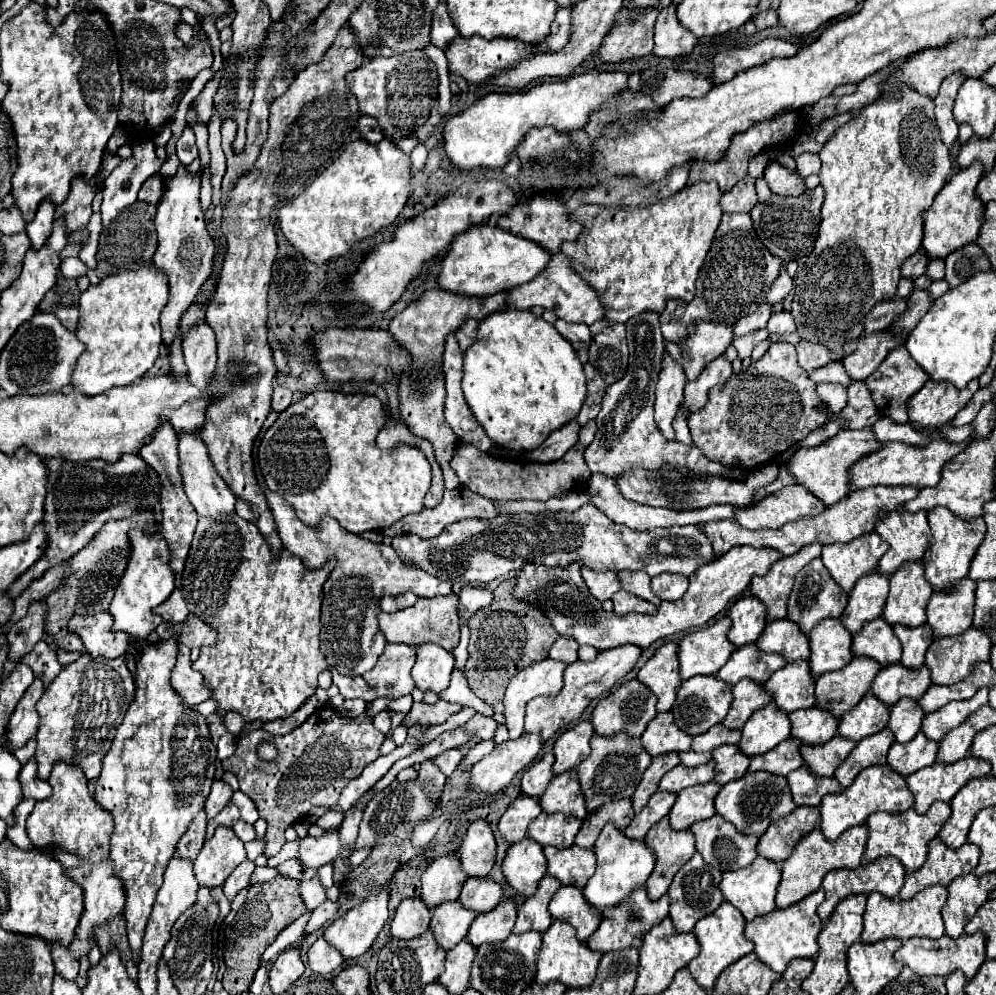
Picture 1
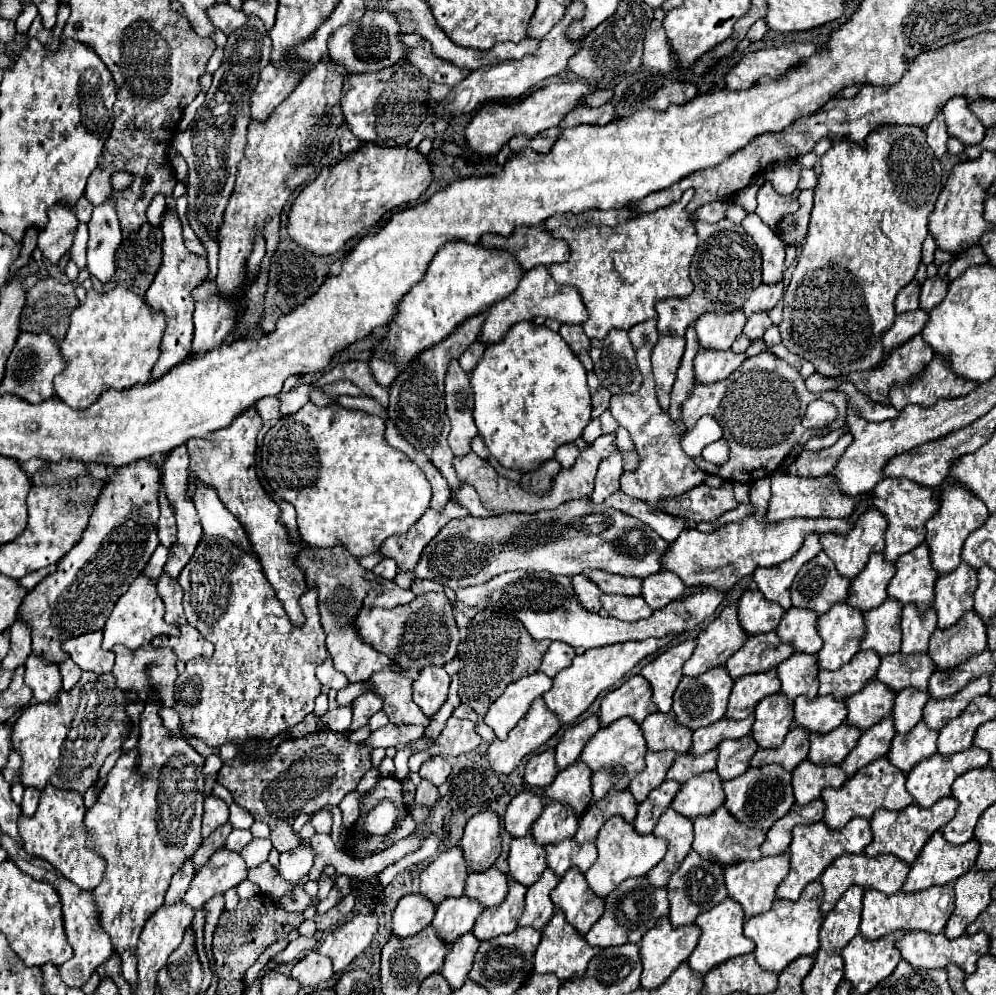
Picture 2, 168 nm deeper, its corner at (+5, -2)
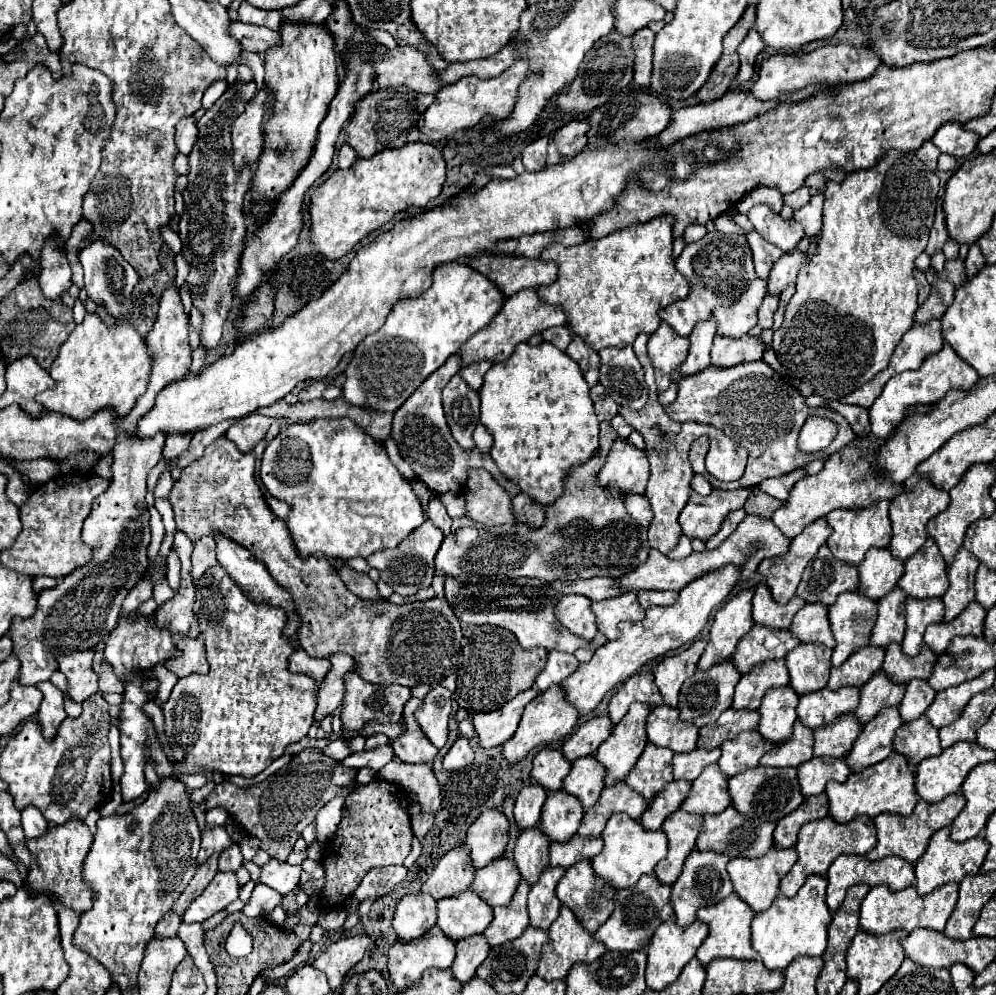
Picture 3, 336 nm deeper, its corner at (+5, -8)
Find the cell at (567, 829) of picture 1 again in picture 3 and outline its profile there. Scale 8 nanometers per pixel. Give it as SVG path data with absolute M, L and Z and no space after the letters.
M553 791L549 793L543 811L541 811L541 821L539 829L549 841L569 841L579 823L583 819L583 807L573 795L565 795L563 791Z

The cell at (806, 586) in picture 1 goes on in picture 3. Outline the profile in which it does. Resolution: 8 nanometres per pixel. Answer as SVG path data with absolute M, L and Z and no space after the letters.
M823 545L815 559L805 567L803 579L797 587L797 597L801 597L805 603L833 605L837 595L845 591L857 591L857 587L857 567L837 561L829 547Z

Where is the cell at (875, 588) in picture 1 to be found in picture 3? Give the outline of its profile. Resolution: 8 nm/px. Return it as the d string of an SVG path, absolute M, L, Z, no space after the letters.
M873 549L865 555L859 569L859 595L879 601L885 597L903 575L903 561L895 559L889 549Z

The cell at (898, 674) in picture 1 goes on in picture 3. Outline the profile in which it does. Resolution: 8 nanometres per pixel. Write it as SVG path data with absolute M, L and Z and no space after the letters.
M893 643L887 647L883 671L891 681L907 685L913 679L925 679L927 681L929 675L933 673L935 663L937 663L937 655L933 655L933 651L925 645L923 645L919 655L909 657L901 651L901 645Z

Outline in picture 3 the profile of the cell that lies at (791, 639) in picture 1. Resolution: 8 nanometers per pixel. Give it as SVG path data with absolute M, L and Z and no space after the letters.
M809 603L801 607L789 629L801 643L823 643L829 649L835 647L833 635L827 621L827 607L821 603Z

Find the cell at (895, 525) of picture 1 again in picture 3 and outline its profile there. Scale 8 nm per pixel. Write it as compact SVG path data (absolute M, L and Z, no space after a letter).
M911 475L905 483L903 483L903 491L901 495L897 495L891 503L889 503L889 519L893 525L893 537L889 543L889 551L893 557L905 561L909 559L925 541L927 541L927 531L925 525L931 517L935 517L937 513L945 511L949 505L949 493L941 491L937 487L933 487L925 477L921 475Z

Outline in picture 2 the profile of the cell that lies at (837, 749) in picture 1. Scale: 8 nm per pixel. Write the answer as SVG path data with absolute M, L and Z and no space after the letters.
M843 723L841 727L833 729L829 733L811 733L809 761L839 765L845 759L845 755L855 747L859 735L861 735L861 731L847 723Z

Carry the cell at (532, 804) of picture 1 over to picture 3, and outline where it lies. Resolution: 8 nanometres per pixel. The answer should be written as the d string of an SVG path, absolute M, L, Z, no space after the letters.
M529 785L529 787L521 789L521 793L515 801L515 823L521 831L531 829L539 823L541 807L543 807L545 799L547 799L547 793L539 785Z

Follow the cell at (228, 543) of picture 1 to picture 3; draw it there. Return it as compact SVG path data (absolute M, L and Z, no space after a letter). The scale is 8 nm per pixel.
M219 563L209 567L199 583L195 585L193 613L205 639L211 671L177 681L169 699L163 703L165 731L175 761L199 765L205 773L217 771L223 775L253 777L281 757L289 743L297 743L307 735L313 723L313 711L317 709L317 681L309 675L289 671L289 655L293 655L297 643L283 633L287 623L285 611L269 603L253 603Z

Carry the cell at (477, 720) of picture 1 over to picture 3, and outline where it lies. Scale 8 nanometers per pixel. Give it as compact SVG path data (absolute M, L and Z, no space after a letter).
M461 735L461 737L457 737L457 741L449 749L449 753L443 757L443 767L447 771L457 771L471 761L473 761L473 747L471 747L469 739L465 735Z

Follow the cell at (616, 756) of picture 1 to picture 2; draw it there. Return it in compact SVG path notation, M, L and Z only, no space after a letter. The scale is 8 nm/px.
M621 717L617 721L613 721L607 727L601 727L599 733L595 733L583 753L581 753L581 761L585 761L591 771L593 771L593 799L601 799L605 797L611 789L627 789L631 779L641 773L641 769L645 767L643 757L647 753L647 743L643 739L641 727L631 719L631 717Z

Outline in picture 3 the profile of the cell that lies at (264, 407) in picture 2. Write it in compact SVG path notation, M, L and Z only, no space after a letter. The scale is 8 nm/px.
M251 413L239 419L235 425L231 425L227 431L227 437L233 439L233 443L237 443L241 451L251 451L265 437L271 423L273 419L259 413Z

